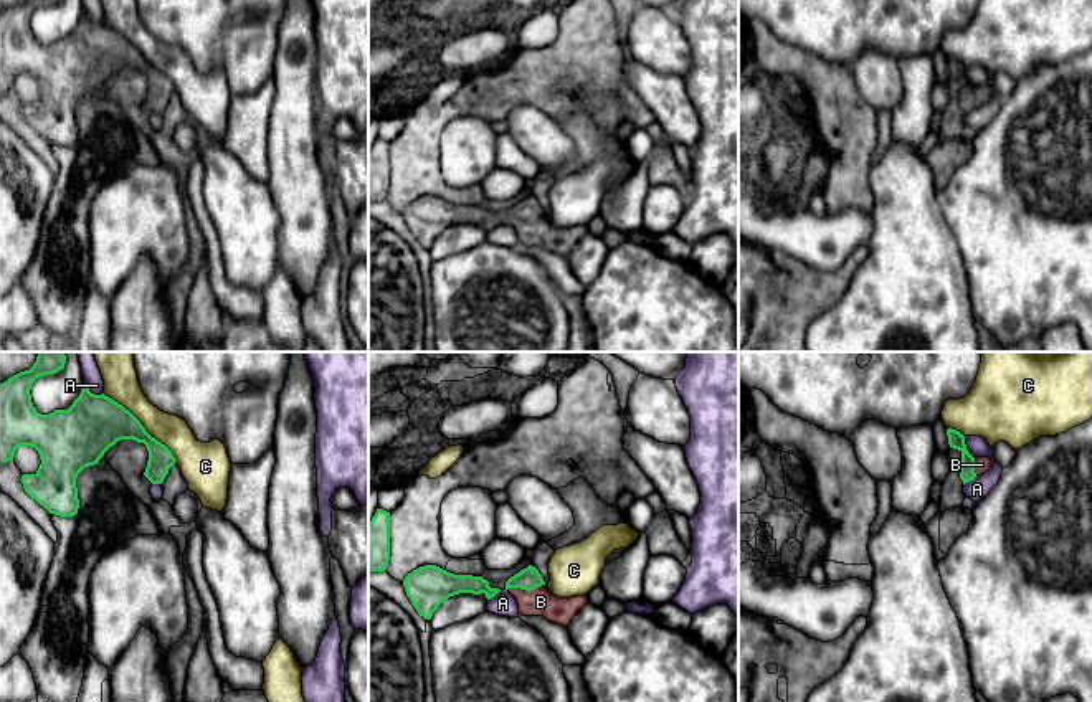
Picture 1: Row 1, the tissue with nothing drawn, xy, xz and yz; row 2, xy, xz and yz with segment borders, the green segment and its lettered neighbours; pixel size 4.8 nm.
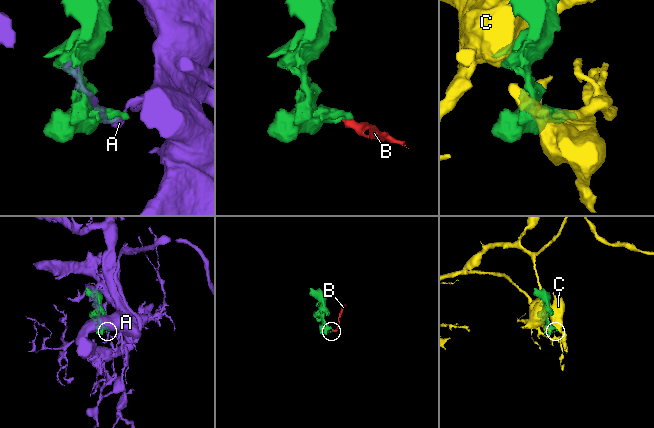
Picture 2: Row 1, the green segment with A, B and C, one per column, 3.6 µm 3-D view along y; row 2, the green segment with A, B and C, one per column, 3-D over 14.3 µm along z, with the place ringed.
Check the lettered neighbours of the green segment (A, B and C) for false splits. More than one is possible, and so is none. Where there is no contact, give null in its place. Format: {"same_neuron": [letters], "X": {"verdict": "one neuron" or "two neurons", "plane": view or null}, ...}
{"same_neuron": ["B"], "A": {"verdict": "two neurons", "plane": "xy"}, "B": {"verdict": "one neuron", "plane": "xz"}, "C": {"verdict": "two neurons", "plane": "xy"}}

